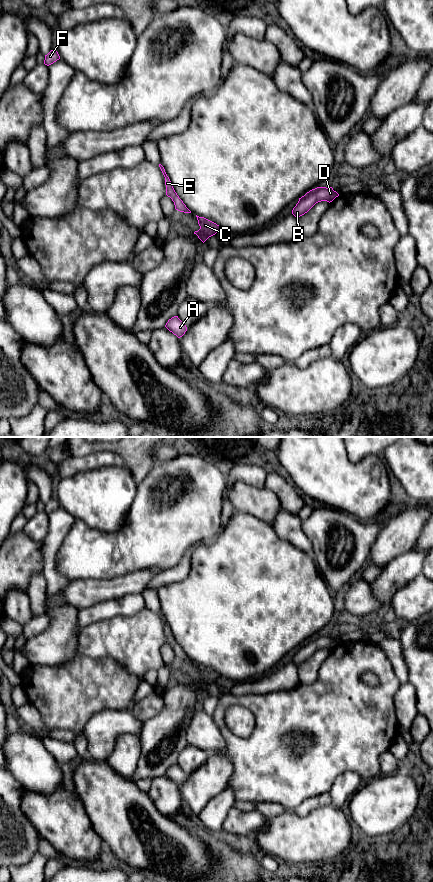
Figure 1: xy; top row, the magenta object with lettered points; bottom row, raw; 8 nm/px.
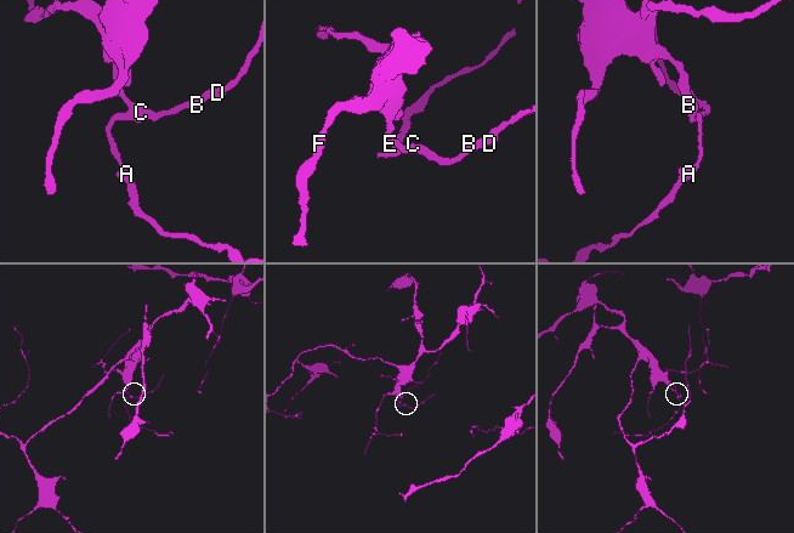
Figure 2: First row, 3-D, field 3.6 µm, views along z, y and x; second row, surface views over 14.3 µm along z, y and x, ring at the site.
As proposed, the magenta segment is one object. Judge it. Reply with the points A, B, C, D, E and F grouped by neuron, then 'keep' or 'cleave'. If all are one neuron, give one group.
A B C D E F; keep

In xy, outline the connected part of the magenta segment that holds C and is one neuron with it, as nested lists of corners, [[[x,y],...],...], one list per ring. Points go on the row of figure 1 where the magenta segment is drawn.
[[[197,216],[198,224],[200,229],[195,231],[194,234],[204,243],[209,237],[215,235],[218,231],[222,230],[216,223],[204,218]]]

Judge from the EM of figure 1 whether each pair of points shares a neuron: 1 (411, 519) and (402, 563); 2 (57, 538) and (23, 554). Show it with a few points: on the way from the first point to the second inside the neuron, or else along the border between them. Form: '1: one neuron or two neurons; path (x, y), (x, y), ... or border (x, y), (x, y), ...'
1: two neurons; border (412, 547), (393, 558), (384, 566)
2: two neurons; border (41, 542), (43, 568)

